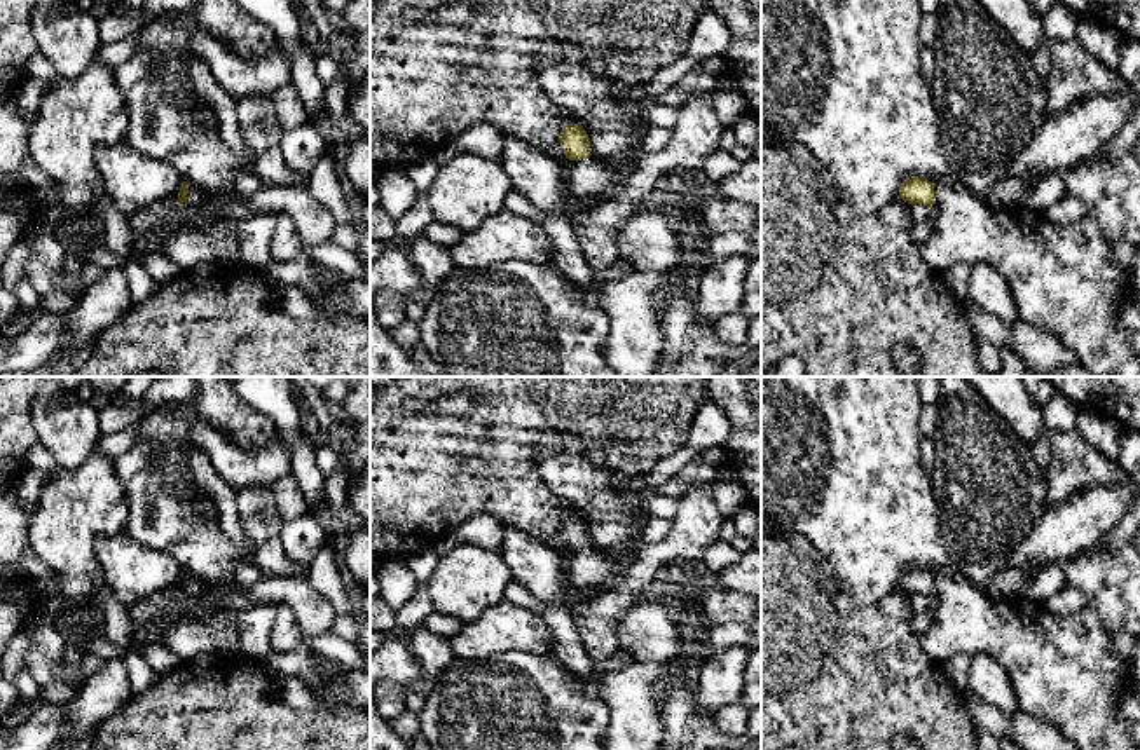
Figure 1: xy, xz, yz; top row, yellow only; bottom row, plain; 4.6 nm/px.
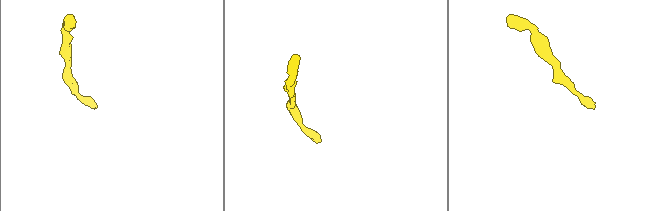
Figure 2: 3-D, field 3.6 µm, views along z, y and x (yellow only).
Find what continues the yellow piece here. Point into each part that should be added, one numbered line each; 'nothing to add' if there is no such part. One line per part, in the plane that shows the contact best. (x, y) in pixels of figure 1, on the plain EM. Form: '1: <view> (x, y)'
1: yz (1064, 672)

